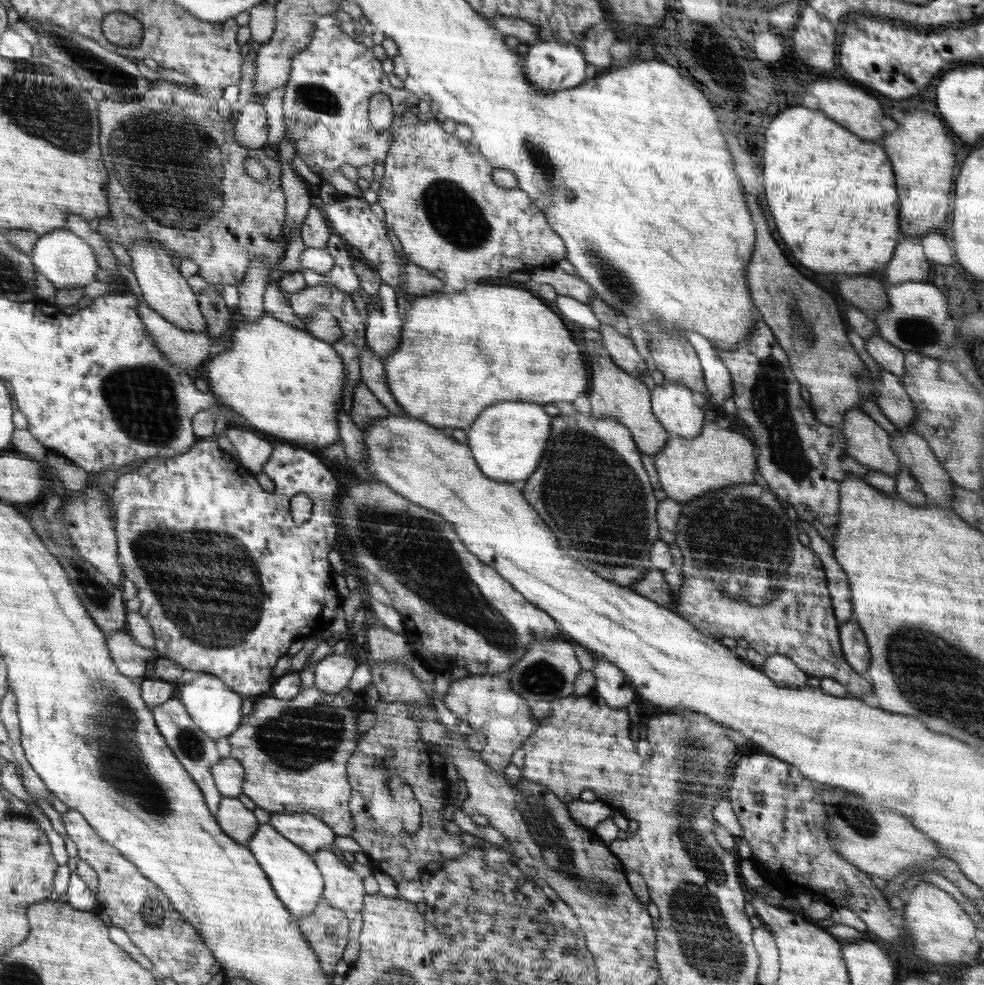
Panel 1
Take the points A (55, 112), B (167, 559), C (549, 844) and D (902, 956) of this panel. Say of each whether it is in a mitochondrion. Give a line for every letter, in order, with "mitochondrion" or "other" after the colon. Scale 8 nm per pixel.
A: mitochondrion
B: mitochondrion
C: mitochondrion
D: other

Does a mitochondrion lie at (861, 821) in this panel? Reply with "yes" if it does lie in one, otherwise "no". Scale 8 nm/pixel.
yes

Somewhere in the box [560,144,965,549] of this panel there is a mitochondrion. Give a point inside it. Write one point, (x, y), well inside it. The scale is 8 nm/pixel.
(770, 393)

